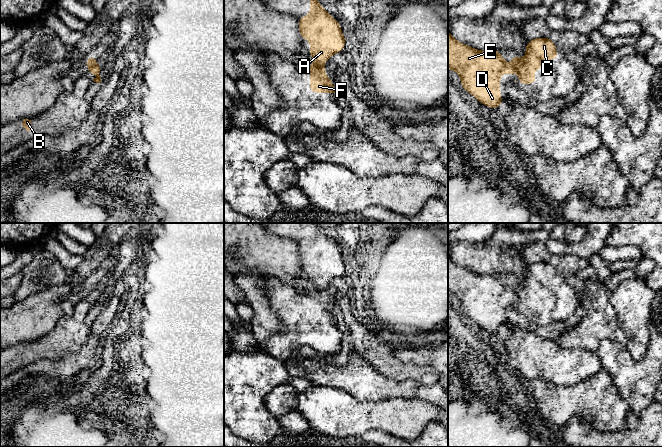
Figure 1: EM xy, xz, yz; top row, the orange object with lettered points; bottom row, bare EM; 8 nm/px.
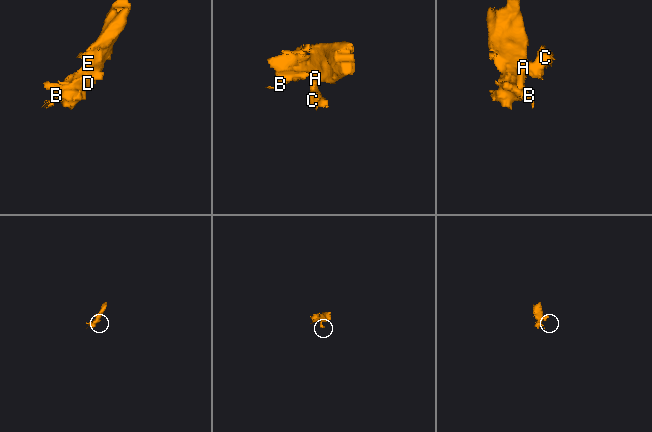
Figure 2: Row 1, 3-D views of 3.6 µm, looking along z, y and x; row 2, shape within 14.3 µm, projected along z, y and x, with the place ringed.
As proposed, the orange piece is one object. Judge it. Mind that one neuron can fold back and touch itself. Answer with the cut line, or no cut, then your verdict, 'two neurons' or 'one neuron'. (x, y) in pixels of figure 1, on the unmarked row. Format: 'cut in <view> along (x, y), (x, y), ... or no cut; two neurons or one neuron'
cut in xy along (95, 287), (88, 294); two neurons

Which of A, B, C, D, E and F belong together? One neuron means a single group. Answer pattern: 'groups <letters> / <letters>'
groups A B D E / C F

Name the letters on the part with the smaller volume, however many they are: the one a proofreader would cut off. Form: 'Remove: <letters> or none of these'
Remove: C, F

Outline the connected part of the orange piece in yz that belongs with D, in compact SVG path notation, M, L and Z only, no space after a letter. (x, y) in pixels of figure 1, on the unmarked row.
M448 256L448 292L460 298L460 307L465 316L470 316L481 328L497 332L503 326L500 320L500 299L516 295L503 284L502 278L495 275L480 275L458 266Z

